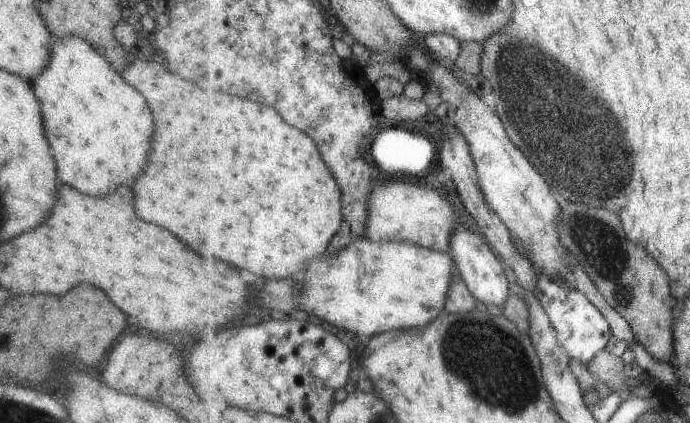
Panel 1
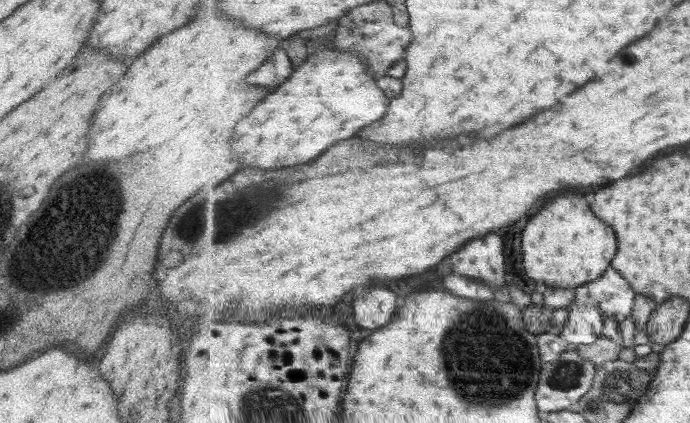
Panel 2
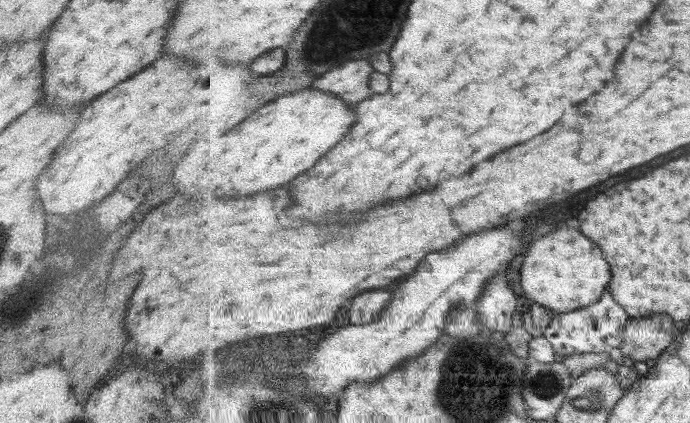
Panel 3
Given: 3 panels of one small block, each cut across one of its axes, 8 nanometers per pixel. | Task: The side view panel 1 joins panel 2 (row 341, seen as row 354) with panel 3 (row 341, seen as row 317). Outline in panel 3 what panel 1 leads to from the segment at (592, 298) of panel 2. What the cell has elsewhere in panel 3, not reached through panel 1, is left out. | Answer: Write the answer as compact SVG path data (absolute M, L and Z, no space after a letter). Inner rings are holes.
M605 290L599 302L579 310L558 314L551 321L551 326L542 333L553 344L556 354L565 358L573 354L599 354L609 350L605 338L621 334L630 319L627 310L619 306L619 302L615 302L611 290Z

